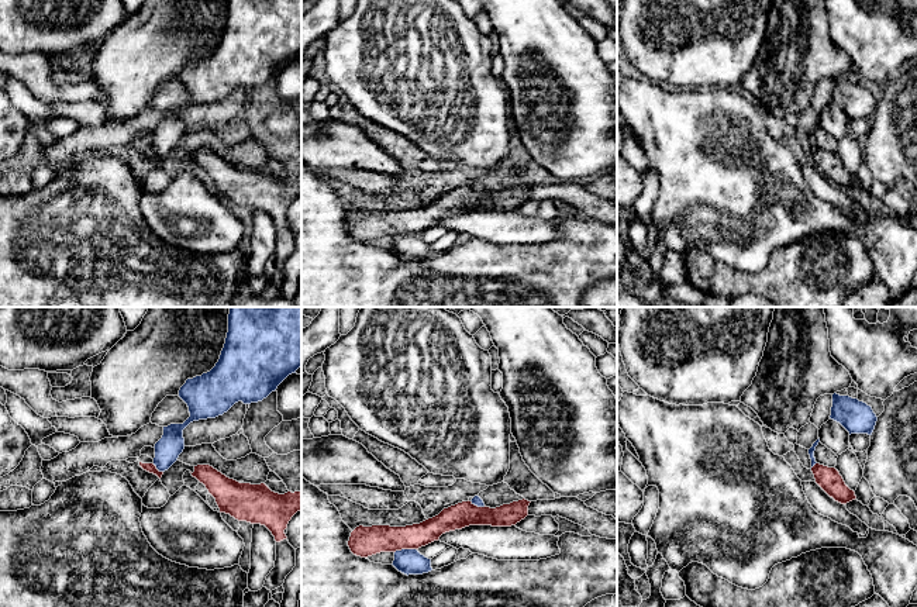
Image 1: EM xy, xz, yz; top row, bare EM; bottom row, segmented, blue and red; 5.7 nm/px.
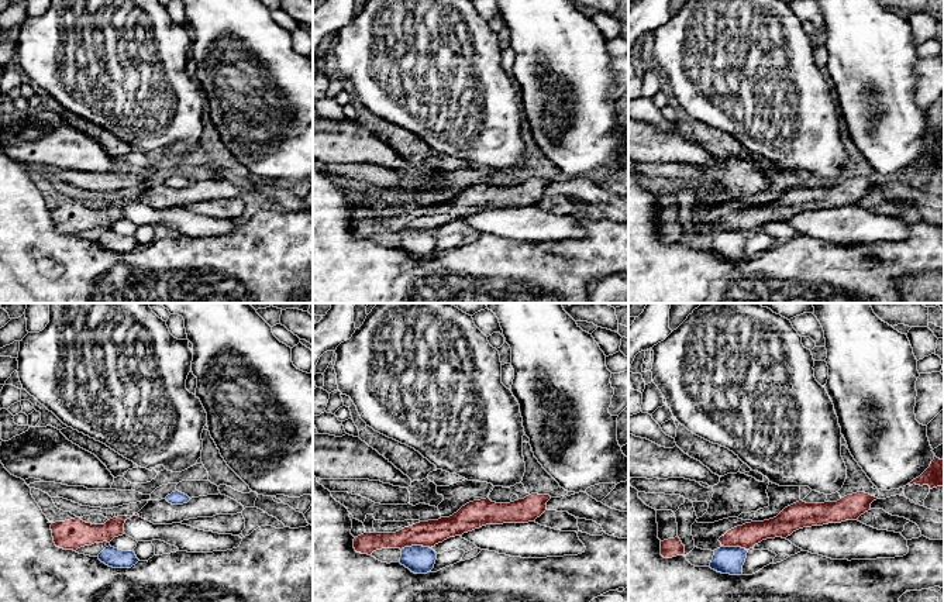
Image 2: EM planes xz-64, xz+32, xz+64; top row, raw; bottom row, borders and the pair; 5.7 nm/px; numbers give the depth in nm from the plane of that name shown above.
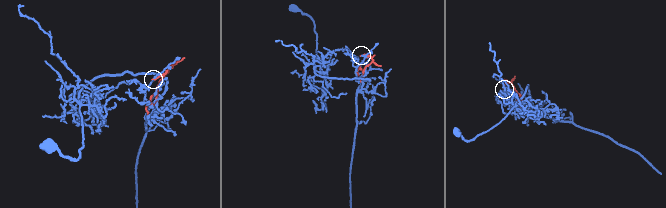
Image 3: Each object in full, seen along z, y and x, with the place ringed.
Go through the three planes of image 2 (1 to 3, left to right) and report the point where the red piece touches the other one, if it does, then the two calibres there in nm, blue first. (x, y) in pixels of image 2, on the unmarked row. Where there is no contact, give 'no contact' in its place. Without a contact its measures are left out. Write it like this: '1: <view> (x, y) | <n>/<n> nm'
1: no contact
2: xz+32 (414, 230) | 160/140 nm
3: xz+64 (736, 231) | 160/140 nm

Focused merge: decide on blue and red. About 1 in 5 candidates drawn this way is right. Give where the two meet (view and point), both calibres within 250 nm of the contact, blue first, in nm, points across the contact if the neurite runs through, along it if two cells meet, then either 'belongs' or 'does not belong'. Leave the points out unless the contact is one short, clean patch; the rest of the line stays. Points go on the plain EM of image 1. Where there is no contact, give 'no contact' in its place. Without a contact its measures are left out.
xz (404, 234) | 140/180 nm | does not belong

